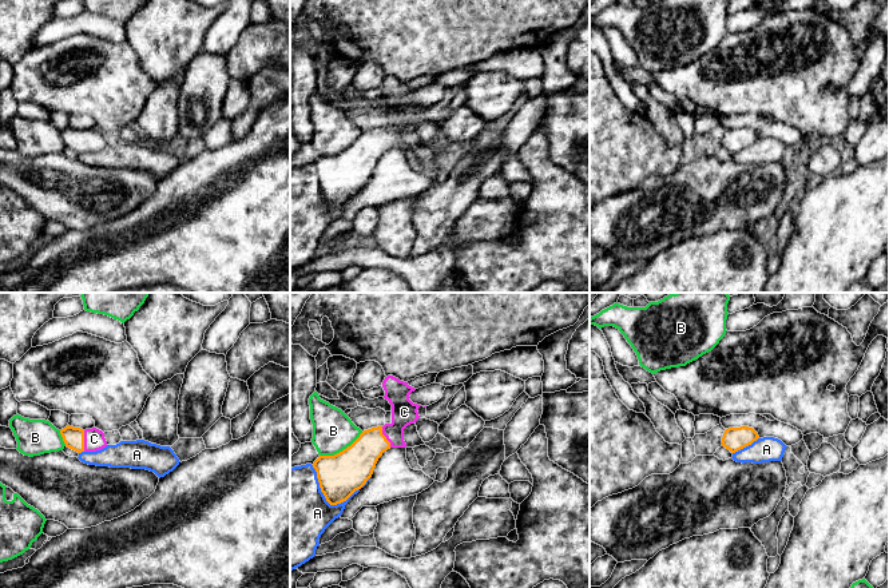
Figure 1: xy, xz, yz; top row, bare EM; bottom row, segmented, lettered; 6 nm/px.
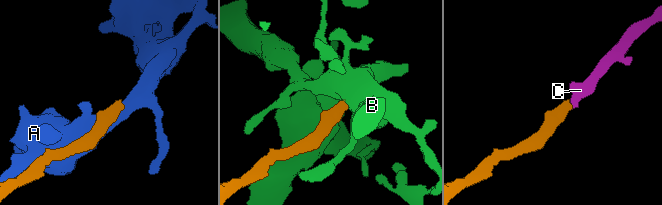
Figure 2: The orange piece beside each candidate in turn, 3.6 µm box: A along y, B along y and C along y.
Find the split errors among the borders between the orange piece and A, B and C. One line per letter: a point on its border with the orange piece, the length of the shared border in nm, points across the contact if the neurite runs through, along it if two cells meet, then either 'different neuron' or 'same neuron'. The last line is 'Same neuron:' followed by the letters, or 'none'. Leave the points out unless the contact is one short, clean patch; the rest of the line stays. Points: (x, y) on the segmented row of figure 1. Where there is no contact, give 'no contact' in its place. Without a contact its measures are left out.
A: meets orange in xz at (325, 497); contact 320 nm long; different neuron
B: meets orange in xz at (342, 451); contact 300 nm long; border along xz (362, 432), (341, 451), (320, 456); different neuron
C: meets orange in xy at (83, 441); contact 130 nm long; runs through xy (74, 437), (83, 441), (94, 438); same neuron
Same neuron: C

